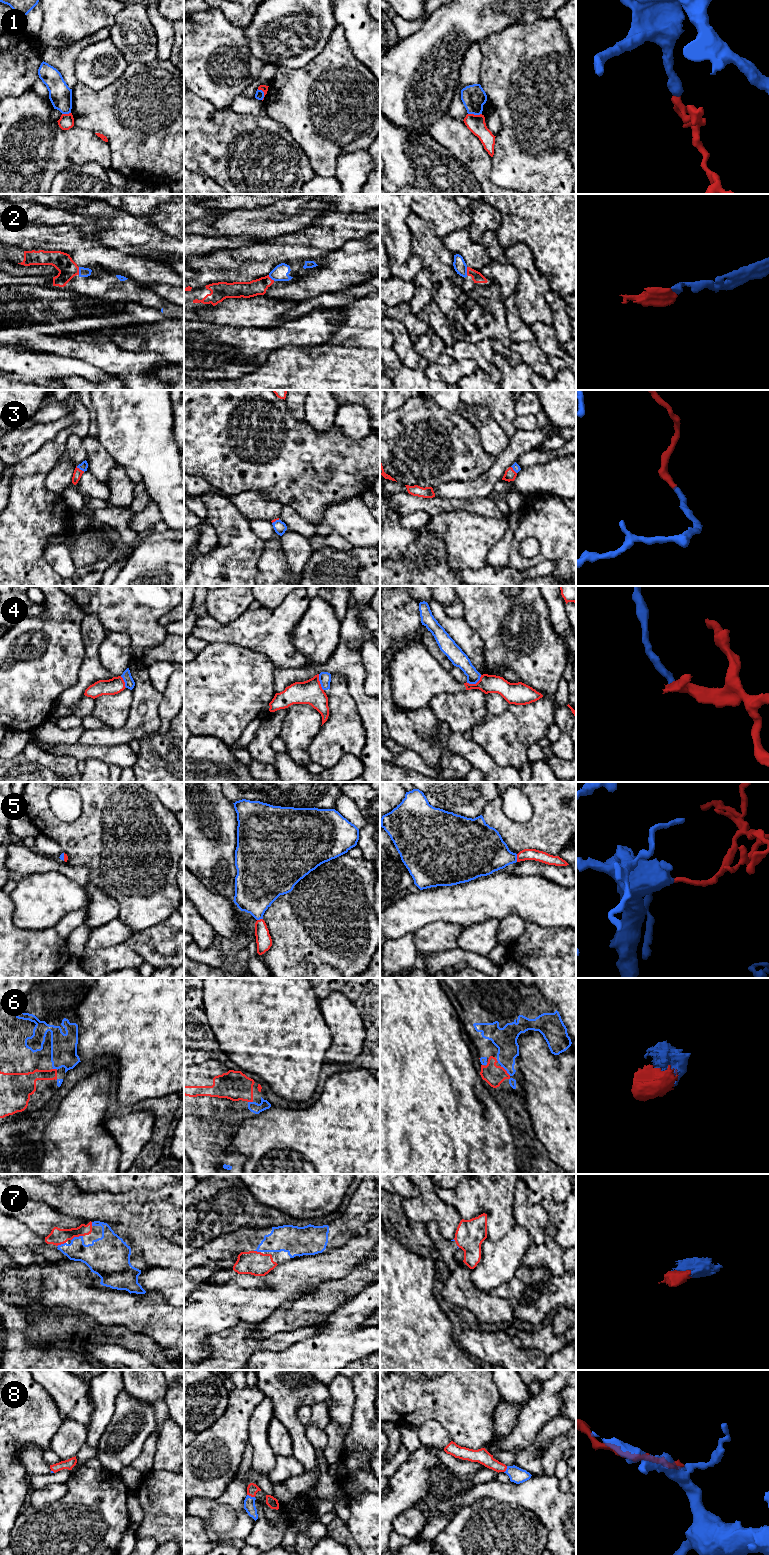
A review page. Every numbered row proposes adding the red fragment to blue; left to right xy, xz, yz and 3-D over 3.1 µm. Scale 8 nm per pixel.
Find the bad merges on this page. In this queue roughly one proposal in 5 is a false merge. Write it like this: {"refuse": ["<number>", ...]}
{"refuse": ["1", "4"]}

